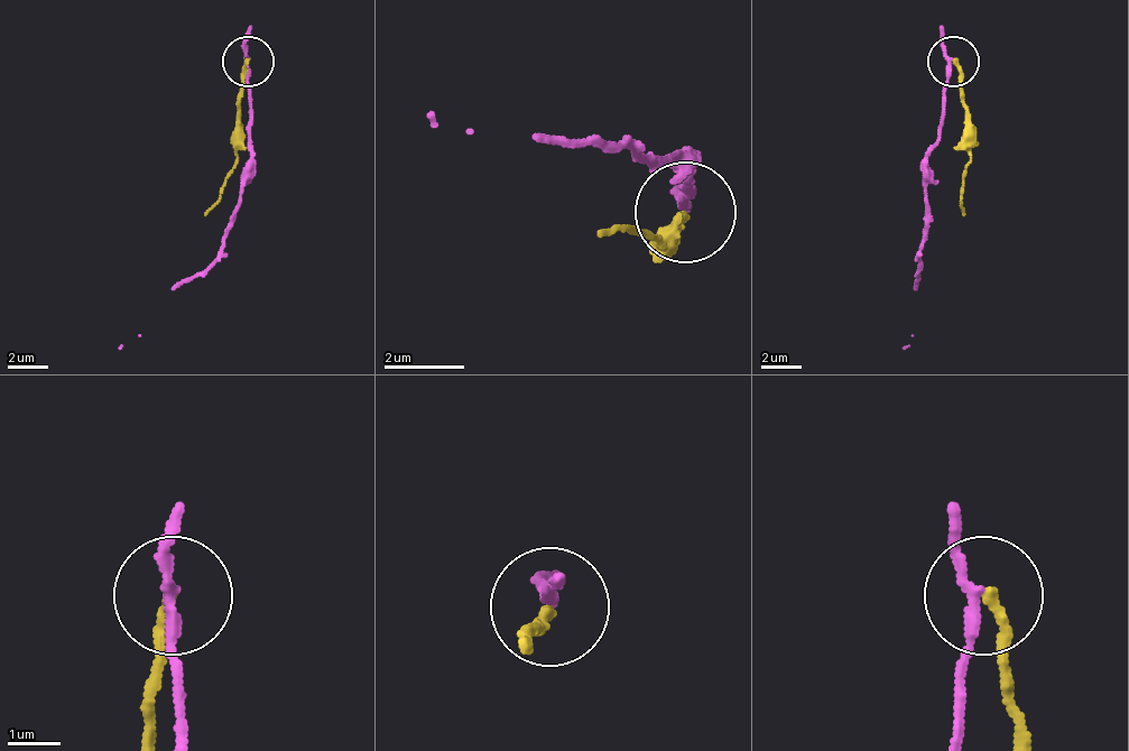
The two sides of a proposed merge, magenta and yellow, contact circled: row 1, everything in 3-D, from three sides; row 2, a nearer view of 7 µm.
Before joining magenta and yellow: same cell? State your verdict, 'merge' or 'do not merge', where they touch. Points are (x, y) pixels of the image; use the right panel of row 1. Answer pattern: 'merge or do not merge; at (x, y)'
do not merge; at (953, 61)

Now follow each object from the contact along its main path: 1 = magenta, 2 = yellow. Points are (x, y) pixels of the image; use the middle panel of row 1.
1: (687, 210), (687, 189), (677, 159), (657, 159), (475, 129), (435, 129), (435, 109)
2: (687, 210), (667, 240), (597, 230)

